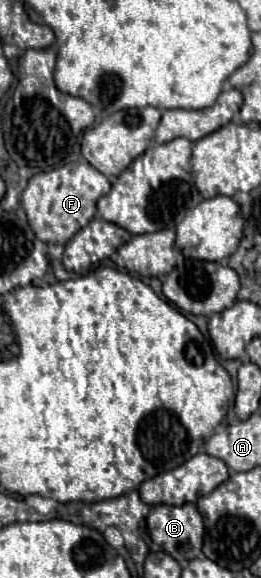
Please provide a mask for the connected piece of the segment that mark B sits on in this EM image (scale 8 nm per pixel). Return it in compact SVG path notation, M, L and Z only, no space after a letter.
M194 503L180 507L154 505L146 523L152 543L162 547L176 561L192 561L202 555L204 519Z

